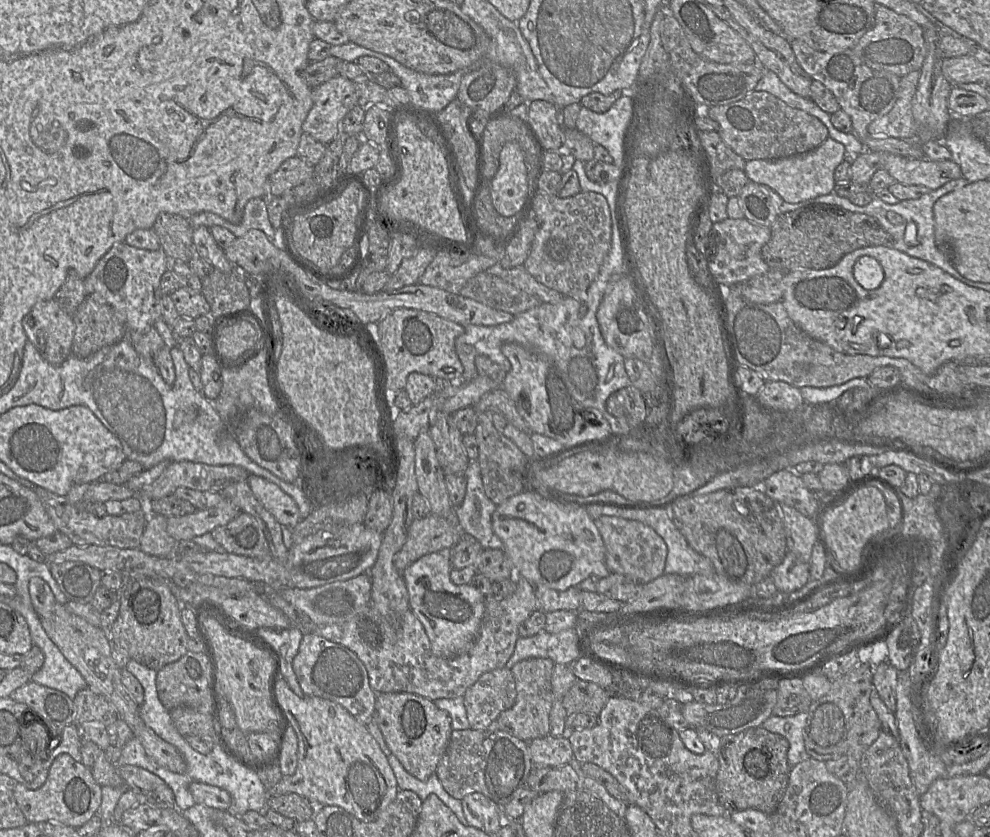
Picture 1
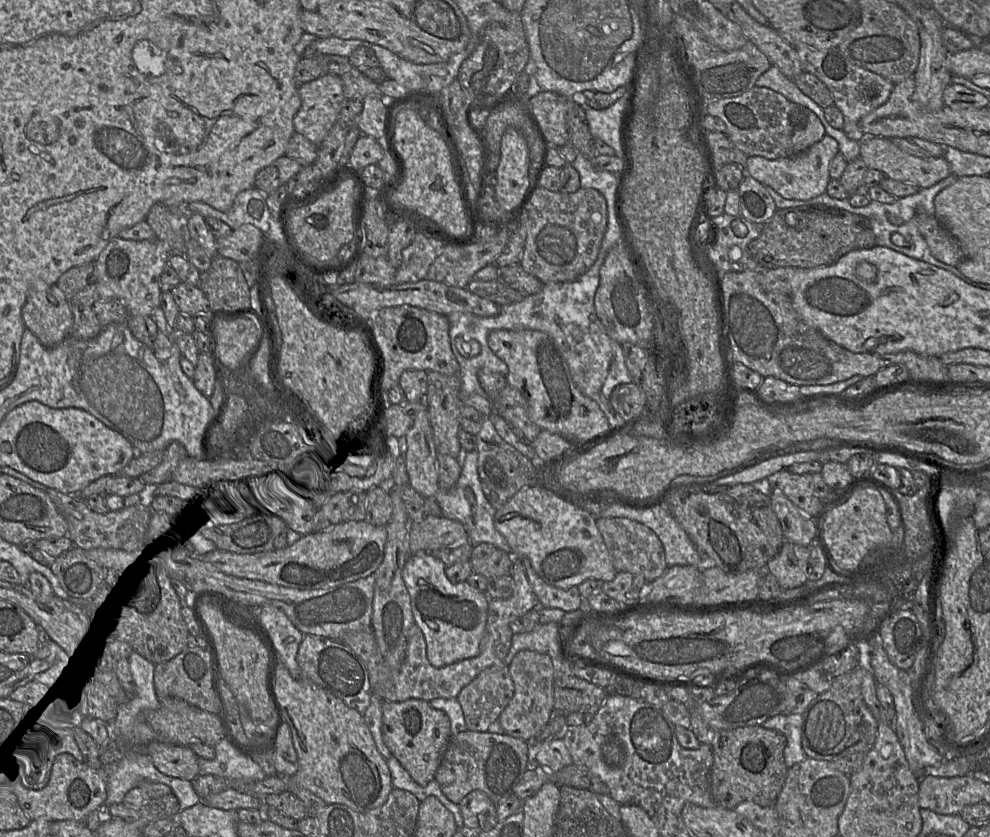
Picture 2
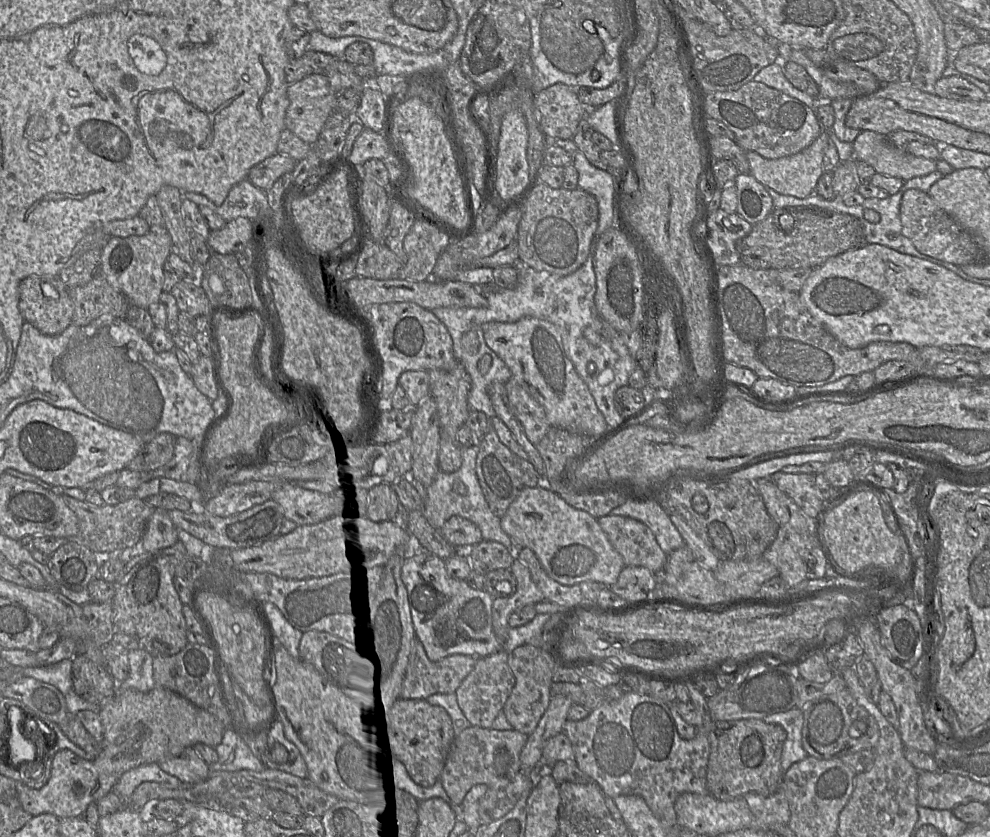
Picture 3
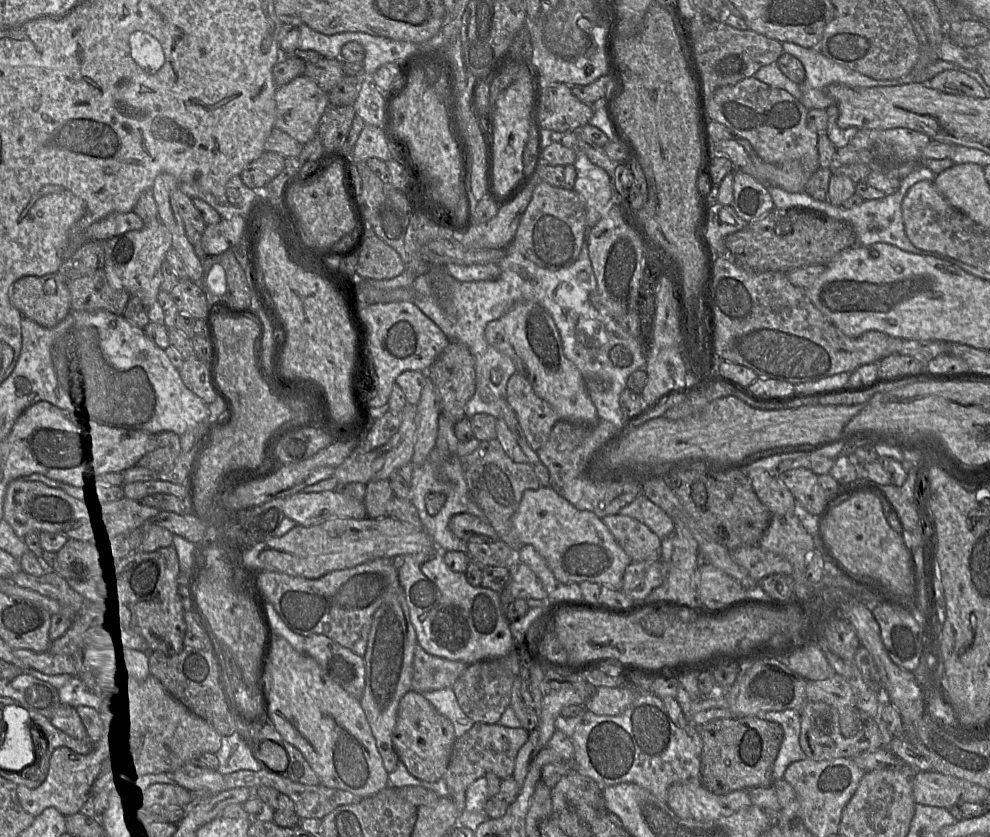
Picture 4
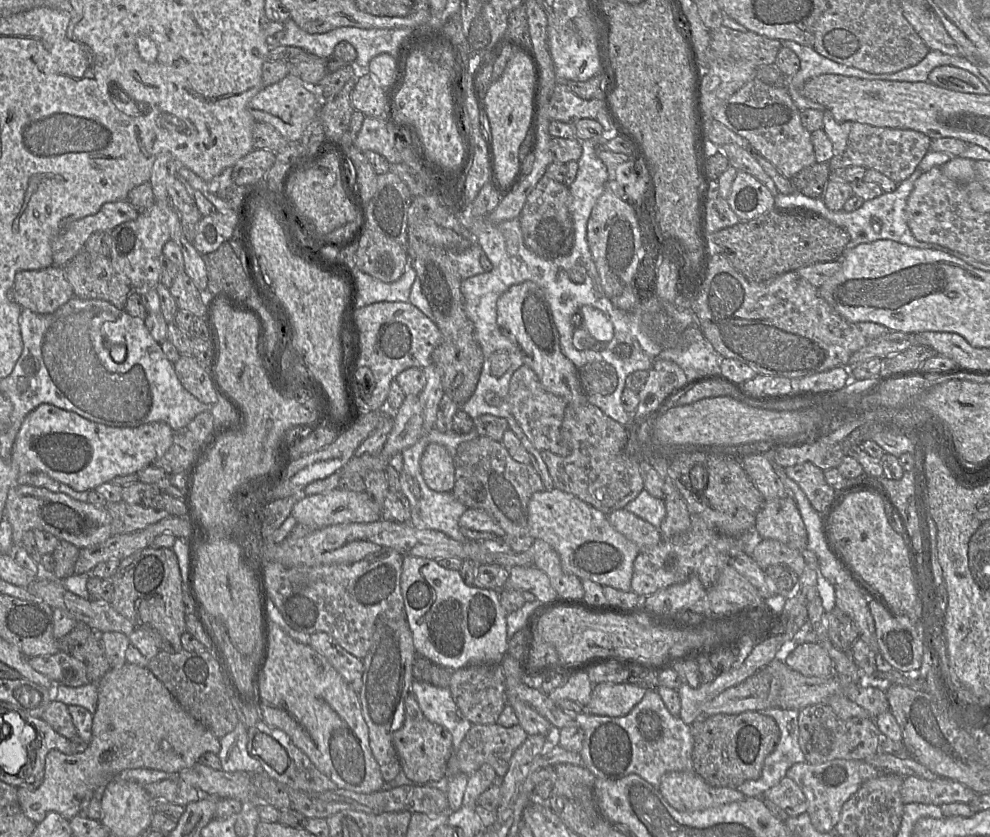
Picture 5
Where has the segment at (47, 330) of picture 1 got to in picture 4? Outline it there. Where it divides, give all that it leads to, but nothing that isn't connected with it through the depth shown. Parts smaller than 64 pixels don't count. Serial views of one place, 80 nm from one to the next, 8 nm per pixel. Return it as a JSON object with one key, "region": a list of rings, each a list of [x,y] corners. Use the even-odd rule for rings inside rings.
{"region":[[[26,275],[9,290],[10,301],[21,313],[45,328],[53,328],[71,311],[71,294],[61,276]]]}

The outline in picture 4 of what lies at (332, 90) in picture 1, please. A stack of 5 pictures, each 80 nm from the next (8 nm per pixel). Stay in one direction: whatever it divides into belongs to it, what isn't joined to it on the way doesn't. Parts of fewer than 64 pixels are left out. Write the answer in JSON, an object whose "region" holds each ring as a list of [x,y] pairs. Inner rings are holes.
{"region":[[[300,75],[279,86],[275,93],[275,126],[304,145],[317,136],[318,125],[329,103],[328,93],[310,77]]]}

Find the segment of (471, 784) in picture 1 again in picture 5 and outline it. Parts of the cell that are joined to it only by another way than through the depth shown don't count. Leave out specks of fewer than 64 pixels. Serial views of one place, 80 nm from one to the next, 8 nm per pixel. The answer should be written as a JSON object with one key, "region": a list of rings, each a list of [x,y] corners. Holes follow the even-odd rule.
{"region":[[[473,724],[458,749],[455,749],[448,760],[446,776],[454,776],[457,773],[467,775],[479,770],[483,764],[489,764],[496,771],[498,779],[503,778],[510,765],[513,753],[527,739],[528,734],[517,724],[512,727],[504,727],[495,724]]]}

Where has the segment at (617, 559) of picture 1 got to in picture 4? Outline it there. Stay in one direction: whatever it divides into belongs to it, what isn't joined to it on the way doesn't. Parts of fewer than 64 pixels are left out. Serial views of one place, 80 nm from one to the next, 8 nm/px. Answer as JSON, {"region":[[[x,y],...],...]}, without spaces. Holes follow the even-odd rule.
{"region":[[[621,514],[605,516],[602,522],[631,562],[661,559],[661,539],[645,524]]]}

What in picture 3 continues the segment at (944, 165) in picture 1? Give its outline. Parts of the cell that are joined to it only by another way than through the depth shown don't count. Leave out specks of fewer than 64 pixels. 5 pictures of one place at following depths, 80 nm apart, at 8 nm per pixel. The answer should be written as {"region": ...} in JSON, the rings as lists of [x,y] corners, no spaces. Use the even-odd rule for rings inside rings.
{"region":[[[861,131],[853,142],[854,160],[872,166],[876,173],[907,181],[936,171],[936,161],[916,157],[892,145],[876,132]]]}

